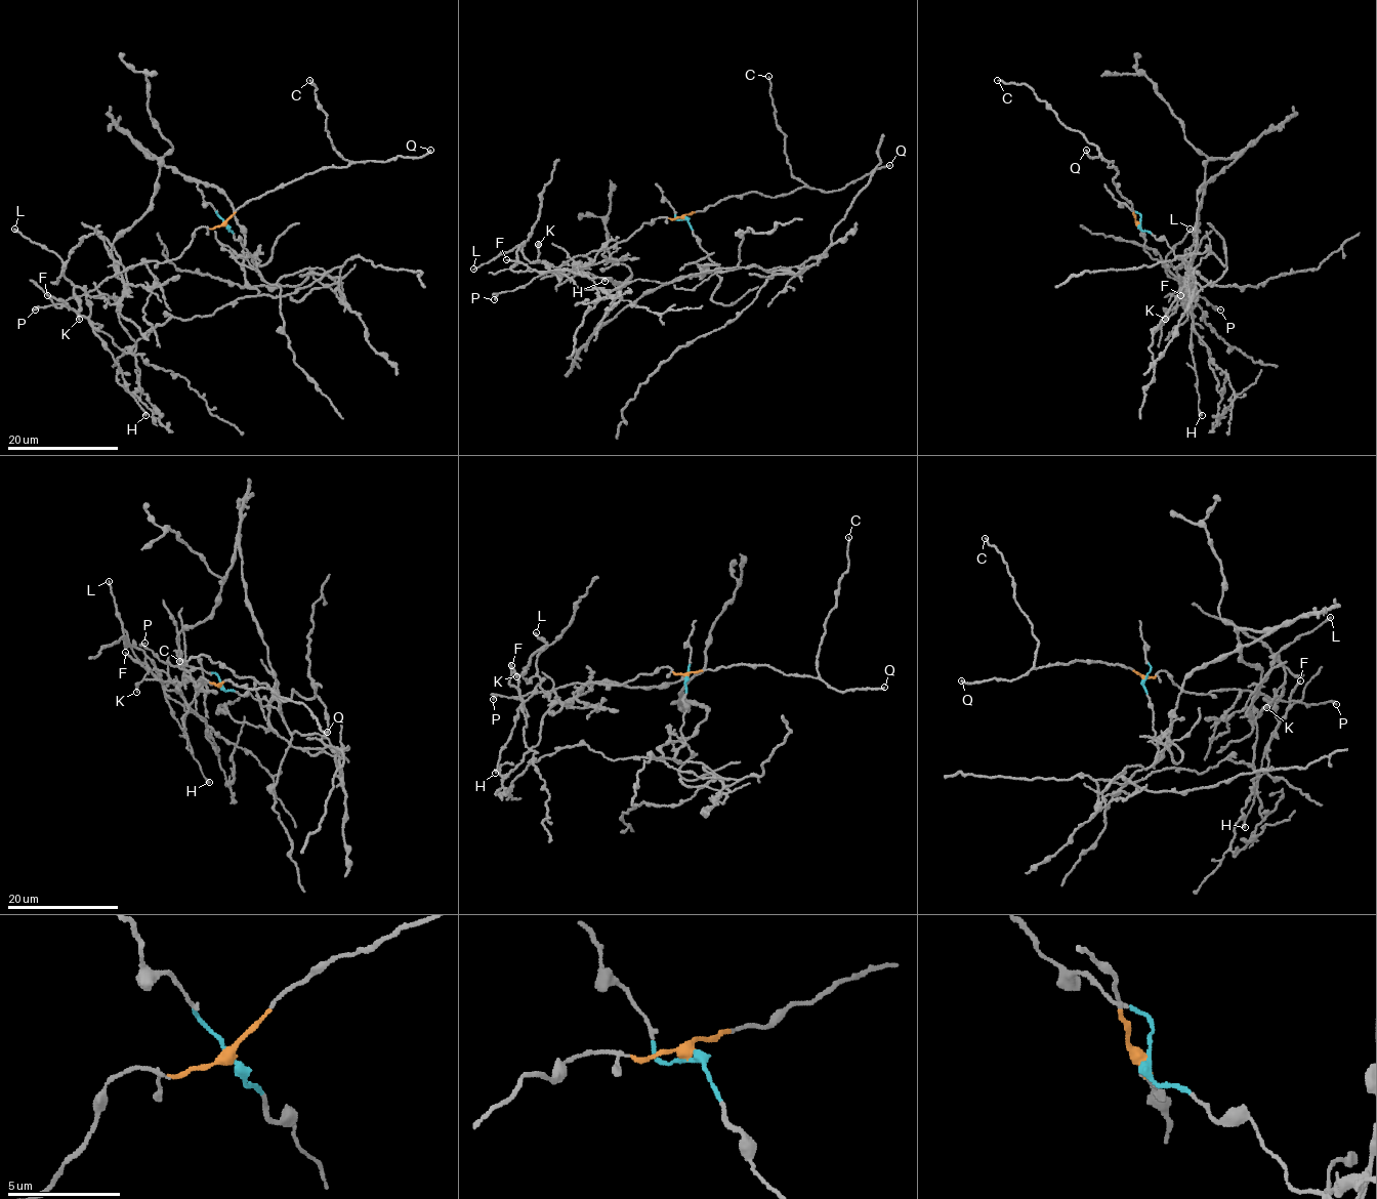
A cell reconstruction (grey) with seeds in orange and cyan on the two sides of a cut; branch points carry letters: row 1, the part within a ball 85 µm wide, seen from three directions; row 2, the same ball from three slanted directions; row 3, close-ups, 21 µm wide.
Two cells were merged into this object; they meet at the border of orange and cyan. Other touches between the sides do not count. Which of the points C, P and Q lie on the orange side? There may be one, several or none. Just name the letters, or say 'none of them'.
C, P, Q

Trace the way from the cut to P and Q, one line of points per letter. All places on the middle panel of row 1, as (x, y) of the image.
P: (684, 219), (658, 217), (643, 223), (626, 240), (576, 255), (514, 290), (499, 293), (494, 299)
Q: (684, 219), (686, 213), (704, 211), (727, 197), (752, 192), (767, 197), (802, 188), (841, 190), (889, 165)

